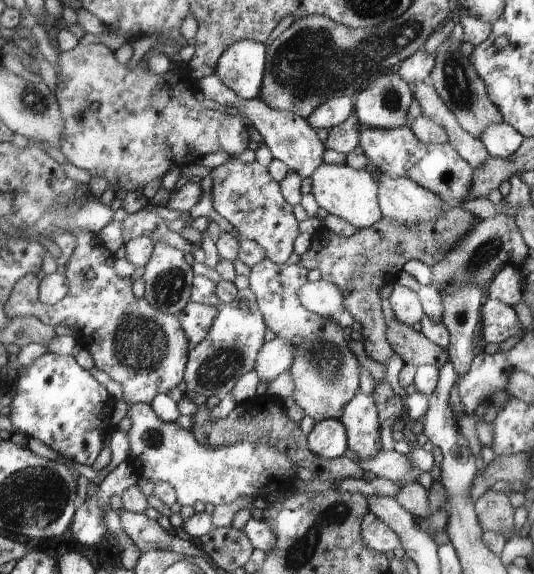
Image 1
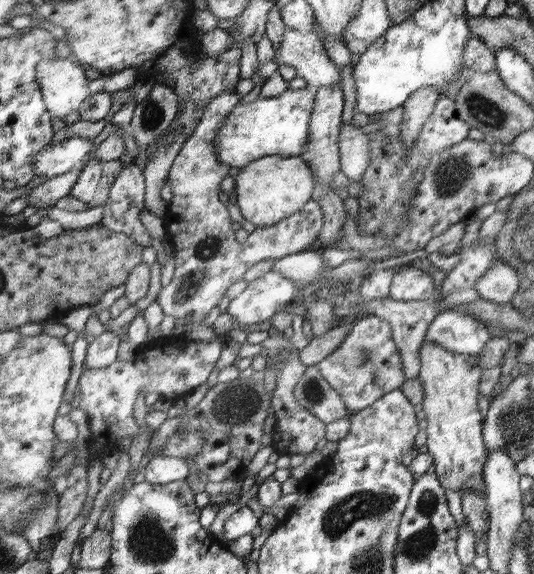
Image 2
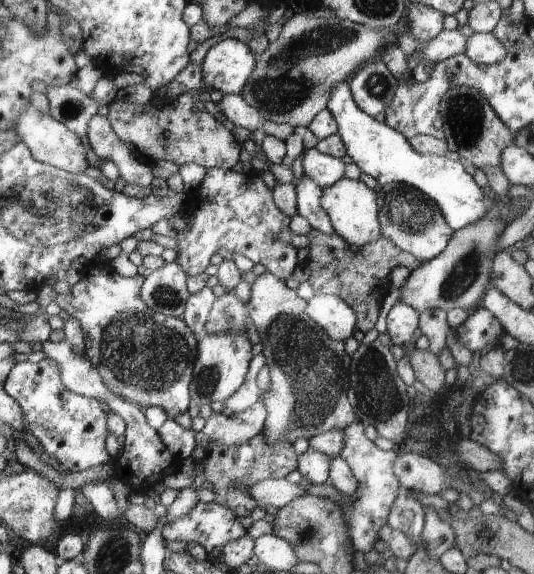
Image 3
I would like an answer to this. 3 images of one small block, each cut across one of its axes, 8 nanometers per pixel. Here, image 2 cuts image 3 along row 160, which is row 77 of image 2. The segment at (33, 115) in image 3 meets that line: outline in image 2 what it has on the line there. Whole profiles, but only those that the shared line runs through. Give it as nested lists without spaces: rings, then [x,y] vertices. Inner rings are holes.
[[[55,56],[55,58],[46,58],[37,64],[37,79],[39,80],[39,88],[41,96],[47,111],[53,118],[63,119],[73,110],[79,110],[83,103],[91,96],[88,88],[88,78],[84,73],[85,67],[72,63],[69,59]]]

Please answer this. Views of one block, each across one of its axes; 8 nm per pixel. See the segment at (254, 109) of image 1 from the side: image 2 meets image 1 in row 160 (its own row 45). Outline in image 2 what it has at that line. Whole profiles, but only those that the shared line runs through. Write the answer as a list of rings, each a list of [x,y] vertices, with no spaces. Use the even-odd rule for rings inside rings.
[[[285,27],[283,41],[273,60],[279,67],[295,69],[312,89],[342,87],[341,69],[327,55],[321,38],[311,31],[298,32]]]

